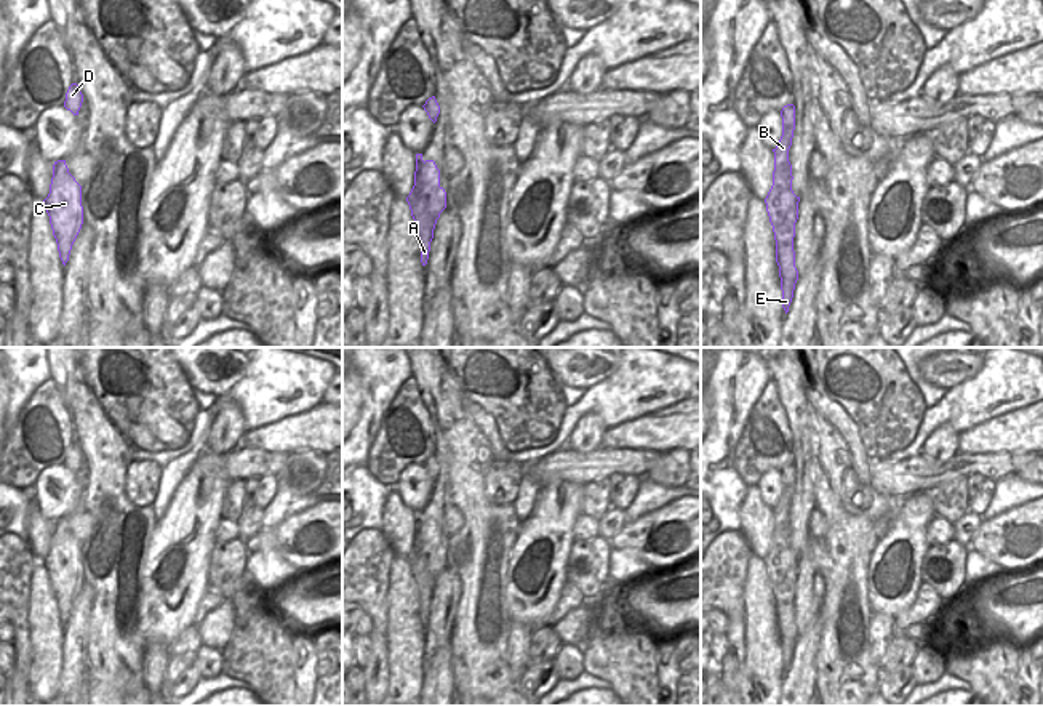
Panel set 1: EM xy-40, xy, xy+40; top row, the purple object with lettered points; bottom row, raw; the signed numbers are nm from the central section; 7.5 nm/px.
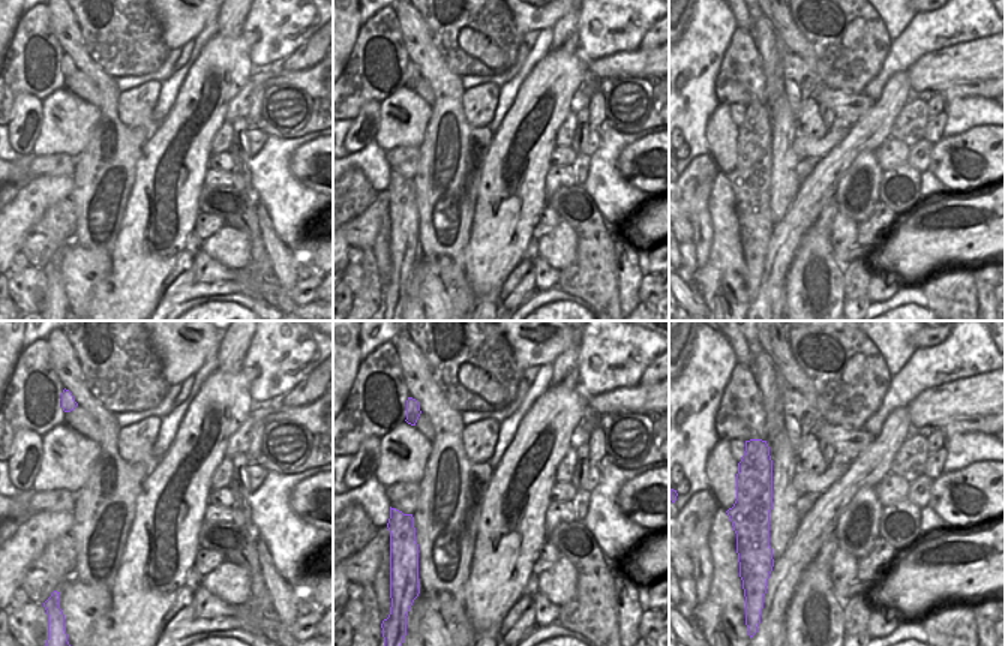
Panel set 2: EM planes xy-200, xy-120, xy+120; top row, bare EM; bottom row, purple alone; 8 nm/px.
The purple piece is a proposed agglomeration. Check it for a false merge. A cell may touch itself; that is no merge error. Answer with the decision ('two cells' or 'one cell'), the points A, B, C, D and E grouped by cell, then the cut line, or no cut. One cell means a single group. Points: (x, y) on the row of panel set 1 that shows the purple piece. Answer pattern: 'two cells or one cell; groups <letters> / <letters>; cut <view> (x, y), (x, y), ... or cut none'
two cells; groups A B D E / C; cut xy (410, 200), (419, 199), (429, 213), (437, 218)

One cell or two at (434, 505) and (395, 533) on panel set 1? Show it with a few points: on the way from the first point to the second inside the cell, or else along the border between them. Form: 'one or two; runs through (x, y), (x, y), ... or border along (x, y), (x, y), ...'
two; border along (416, 521), (413, 545), (405, 557)

